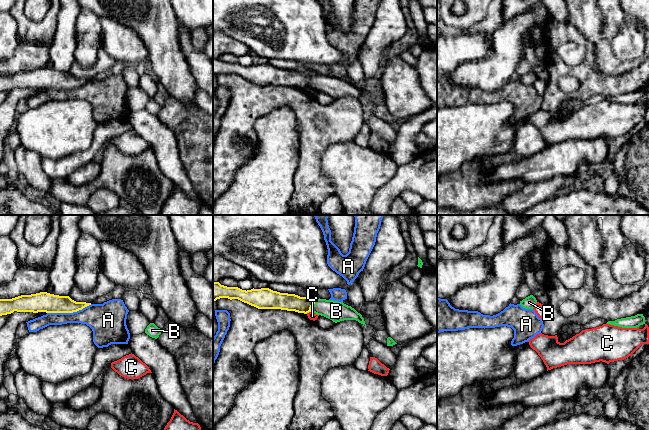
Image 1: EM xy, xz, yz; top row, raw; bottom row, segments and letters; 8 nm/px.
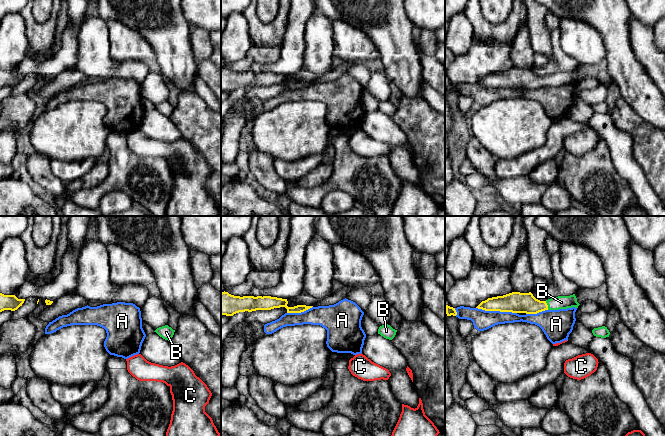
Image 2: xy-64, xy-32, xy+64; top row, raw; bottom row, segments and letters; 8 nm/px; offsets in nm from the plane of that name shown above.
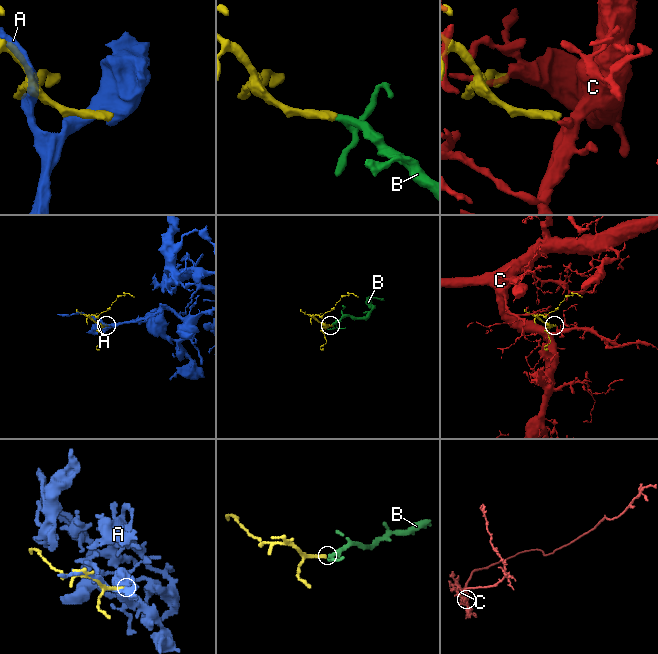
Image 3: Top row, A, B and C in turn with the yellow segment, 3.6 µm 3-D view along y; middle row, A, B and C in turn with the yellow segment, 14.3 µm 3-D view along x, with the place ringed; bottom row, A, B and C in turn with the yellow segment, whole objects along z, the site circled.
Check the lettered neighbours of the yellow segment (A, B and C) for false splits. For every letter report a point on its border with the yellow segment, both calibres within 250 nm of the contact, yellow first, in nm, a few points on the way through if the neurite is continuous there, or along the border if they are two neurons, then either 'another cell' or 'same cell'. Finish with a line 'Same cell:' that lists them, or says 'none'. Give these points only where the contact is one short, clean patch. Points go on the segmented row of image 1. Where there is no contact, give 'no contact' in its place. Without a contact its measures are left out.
A: meets yellow in xy at (69, 312); 160 nm thick on the yellow side, 220 nm on the other; another cell
B: meets yellow in xz at (312, 305); 140 nm thick on the yellow side, 160 nm on the other; runs through xz (284, 301), (312, 305), (336, 311); same cell
C: meets yellow in xz at (308, 312); 140 nm thick on the yellow side, 60 nm on the other; another cell
Same cell: B

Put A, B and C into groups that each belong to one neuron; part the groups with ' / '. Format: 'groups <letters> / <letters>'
groups A / B / C

